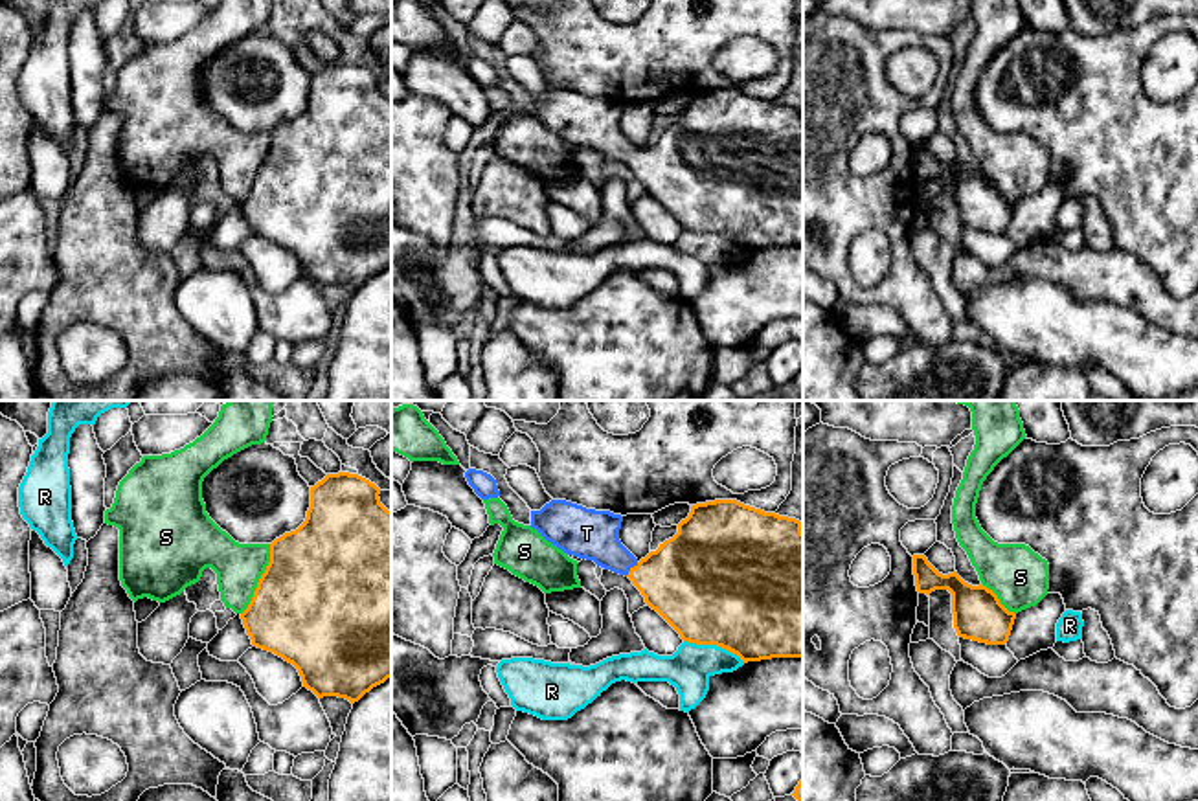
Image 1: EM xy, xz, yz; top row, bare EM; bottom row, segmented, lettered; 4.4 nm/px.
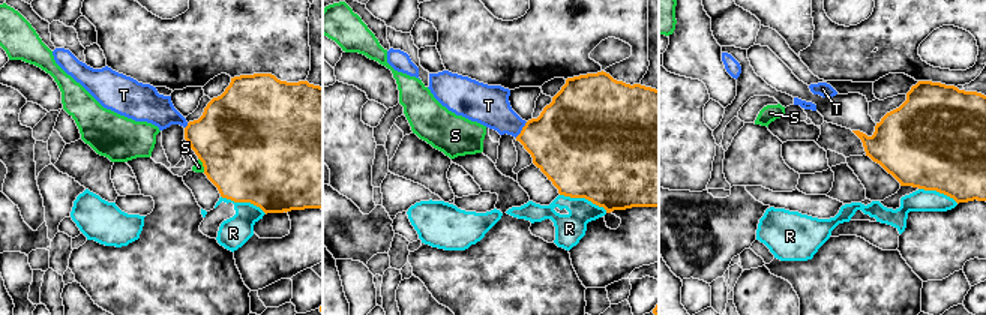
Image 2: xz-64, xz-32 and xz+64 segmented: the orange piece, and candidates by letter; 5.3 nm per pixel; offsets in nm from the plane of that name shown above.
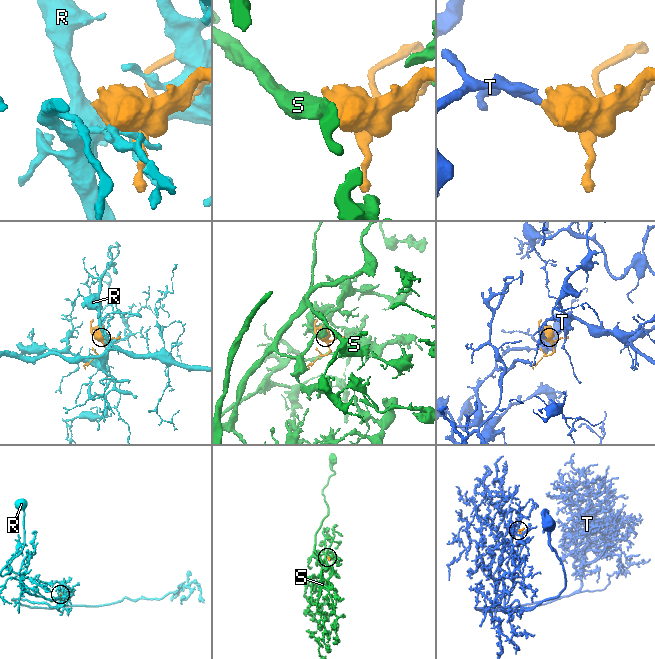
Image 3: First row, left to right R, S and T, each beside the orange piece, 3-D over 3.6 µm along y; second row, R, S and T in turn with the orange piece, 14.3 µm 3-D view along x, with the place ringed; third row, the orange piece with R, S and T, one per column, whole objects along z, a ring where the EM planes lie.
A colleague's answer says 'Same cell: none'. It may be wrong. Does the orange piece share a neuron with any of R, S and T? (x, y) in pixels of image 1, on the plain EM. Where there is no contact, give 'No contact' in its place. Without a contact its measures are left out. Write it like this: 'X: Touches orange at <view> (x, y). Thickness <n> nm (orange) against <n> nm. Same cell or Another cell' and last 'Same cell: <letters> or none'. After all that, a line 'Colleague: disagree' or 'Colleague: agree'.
R: Touches orange at xz (715, 232). Thickness 500 nm (orange) against 190 nm. Another cell
S: Touches orange at xy (259, 168). Thickness 500 nm (orange) against 200 nm. Another cell
T: Touches orange at xz (631, 158). Thickness 380 nm (orange) against 220 nm. Same cell
Same cell: T
Colleague: disagree

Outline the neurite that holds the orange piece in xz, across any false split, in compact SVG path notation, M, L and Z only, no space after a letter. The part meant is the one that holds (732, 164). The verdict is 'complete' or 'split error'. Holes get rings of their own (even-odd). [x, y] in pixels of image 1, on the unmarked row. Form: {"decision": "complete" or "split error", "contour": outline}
{"decision": "split error", "contour": "M551 88L531 99L531 116L568 143L625 164L684 230L717 233L744 252L803 246L803 119L801 110L715 88L691 94L678 121L638 149L619 129L623 105Z"}

